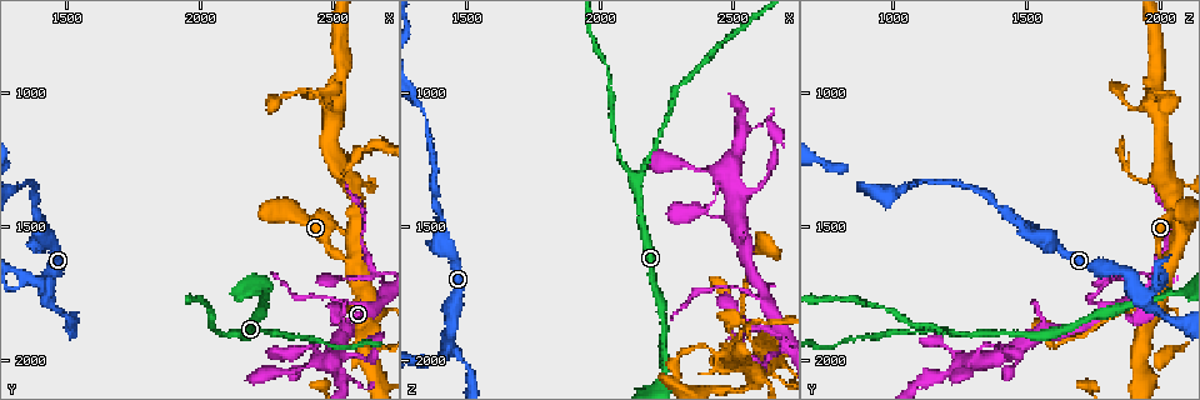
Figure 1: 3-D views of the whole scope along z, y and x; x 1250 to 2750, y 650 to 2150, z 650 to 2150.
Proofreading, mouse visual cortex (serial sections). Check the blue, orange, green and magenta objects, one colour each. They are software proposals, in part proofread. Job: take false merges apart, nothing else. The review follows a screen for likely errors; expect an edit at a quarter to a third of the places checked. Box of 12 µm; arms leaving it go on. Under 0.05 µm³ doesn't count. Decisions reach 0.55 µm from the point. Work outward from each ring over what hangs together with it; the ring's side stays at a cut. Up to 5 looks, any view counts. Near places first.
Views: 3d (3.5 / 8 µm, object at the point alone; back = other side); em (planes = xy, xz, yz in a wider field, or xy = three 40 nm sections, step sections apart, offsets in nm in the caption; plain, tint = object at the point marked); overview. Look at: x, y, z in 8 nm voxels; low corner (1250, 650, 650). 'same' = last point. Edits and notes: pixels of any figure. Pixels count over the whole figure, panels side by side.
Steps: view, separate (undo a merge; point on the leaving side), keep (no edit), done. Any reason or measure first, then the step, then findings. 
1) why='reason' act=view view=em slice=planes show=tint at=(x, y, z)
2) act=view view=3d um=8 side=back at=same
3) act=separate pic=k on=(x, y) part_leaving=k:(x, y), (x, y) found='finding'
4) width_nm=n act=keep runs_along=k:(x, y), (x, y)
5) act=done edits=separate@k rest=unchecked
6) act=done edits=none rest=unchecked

why='side arm on a straight run' act=view view=3d um=3.5 at=(2140, 1890, 1320)

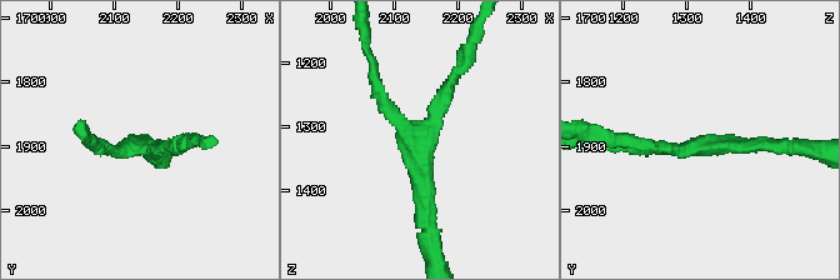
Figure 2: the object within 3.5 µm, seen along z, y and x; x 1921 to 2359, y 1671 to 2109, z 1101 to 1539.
act=view view=em slice=xy step=3 show=tint at=(2145, 1900, 1330)

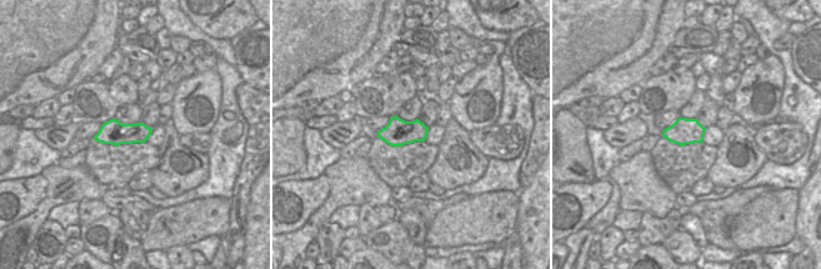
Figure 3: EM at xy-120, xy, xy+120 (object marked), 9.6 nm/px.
arms=3 act=keep runs_along=2:(428, 230), (420, 144), (459, 70) found='all the same cell'

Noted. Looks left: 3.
why='calibre changes' act=view view=3d um=8 at=(2560, 1780, 1750)

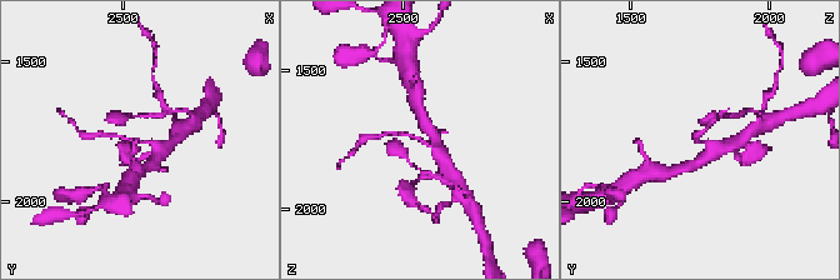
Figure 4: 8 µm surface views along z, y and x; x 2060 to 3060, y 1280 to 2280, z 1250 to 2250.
why='shape alone is not enough' act=view view=em slice=xy step=3 show=tint at=(2560, 1780, 1750)

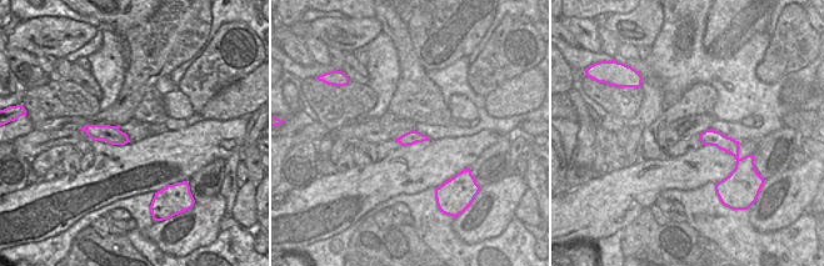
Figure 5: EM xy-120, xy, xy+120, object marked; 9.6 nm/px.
width_nm=130 act=separate pic=4 on=(100, 134) part_leaving=4:(126, 138), (78, 130) found='two cells meet here'

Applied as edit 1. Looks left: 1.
act=done edits=separate@4 rest=unchecked

